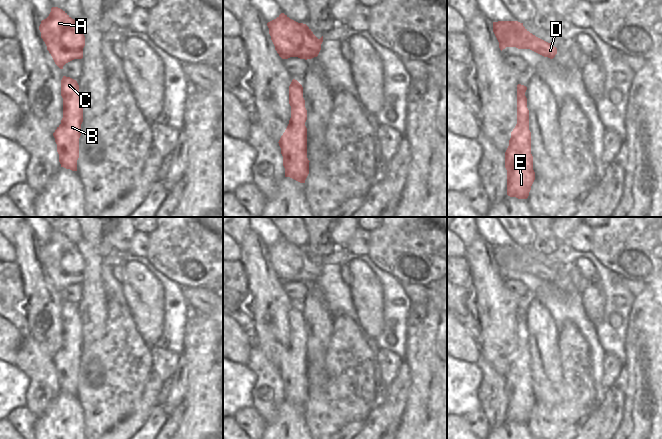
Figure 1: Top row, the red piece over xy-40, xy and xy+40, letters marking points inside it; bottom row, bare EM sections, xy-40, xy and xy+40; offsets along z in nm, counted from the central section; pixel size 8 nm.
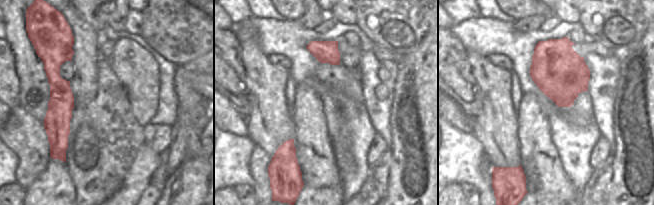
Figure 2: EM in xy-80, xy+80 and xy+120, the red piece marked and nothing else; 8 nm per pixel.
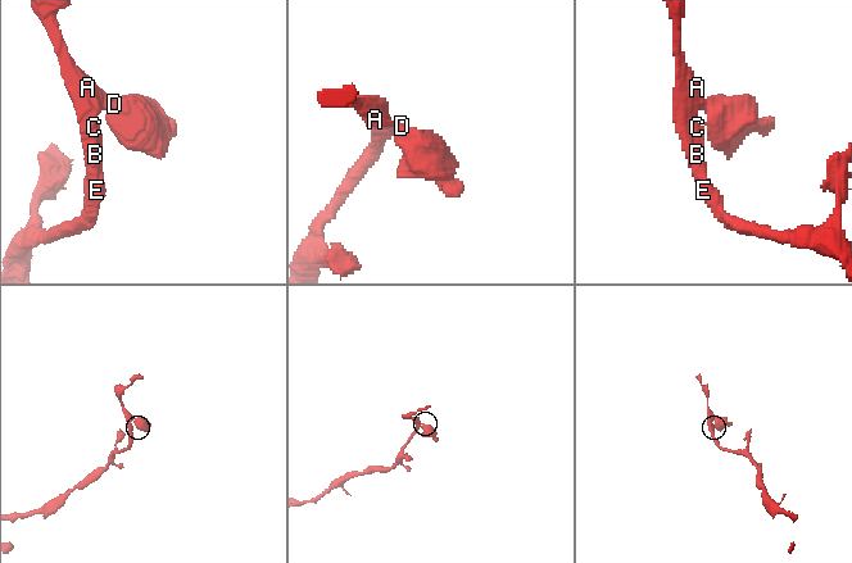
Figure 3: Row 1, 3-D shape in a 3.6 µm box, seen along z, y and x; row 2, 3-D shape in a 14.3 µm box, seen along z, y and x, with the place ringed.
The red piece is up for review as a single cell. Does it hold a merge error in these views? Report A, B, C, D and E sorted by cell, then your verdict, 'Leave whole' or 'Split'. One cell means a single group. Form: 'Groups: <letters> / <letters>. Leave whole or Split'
Groups: A B C D E. Leave whole

